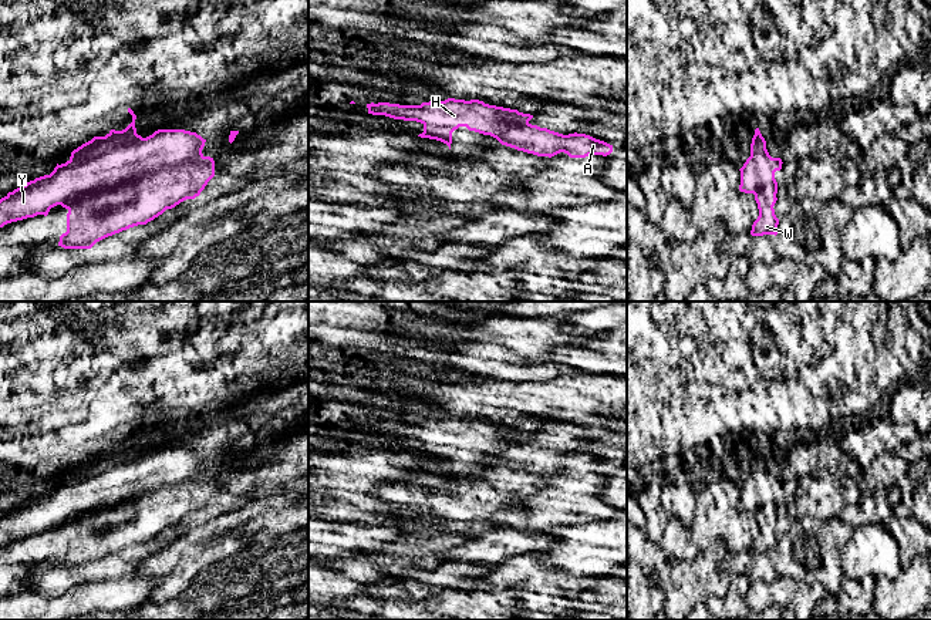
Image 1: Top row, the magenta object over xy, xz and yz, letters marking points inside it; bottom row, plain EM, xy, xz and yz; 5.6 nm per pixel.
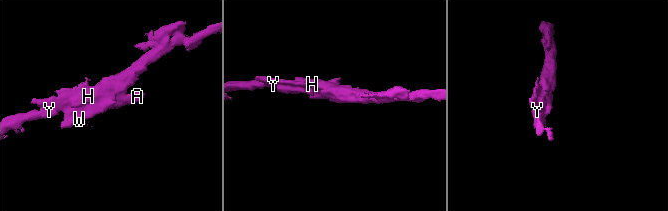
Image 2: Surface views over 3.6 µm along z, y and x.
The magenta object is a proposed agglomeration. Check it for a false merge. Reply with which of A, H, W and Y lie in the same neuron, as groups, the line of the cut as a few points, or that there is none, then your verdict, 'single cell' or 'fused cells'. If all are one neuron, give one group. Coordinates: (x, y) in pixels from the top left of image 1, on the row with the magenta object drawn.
A H W Y | no cut | single cell

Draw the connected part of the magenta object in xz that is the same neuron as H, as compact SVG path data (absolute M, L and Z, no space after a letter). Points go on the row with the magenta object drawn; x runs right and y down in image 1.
M448 98L421 105L371 102L367 108L372 115L421 122L424 132L418 137L441 141L449 149L452 132L459 127L466 127L469 131L496 138L502 145L537 156L551 158L564 152L570 158L586 158L588 155L607 156L613 152L613 145L590 135L577 132L563 135L540 128L529 122L533 118L530 114L489 105L479 100Z

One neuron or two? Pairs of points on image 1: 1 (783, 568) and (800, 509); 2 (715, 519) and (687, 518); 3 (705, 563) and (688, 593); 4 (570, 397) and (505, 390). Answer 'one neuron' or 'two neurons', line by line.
1: two neurons
2: two neurons
3: one neuron
4: one neuron

